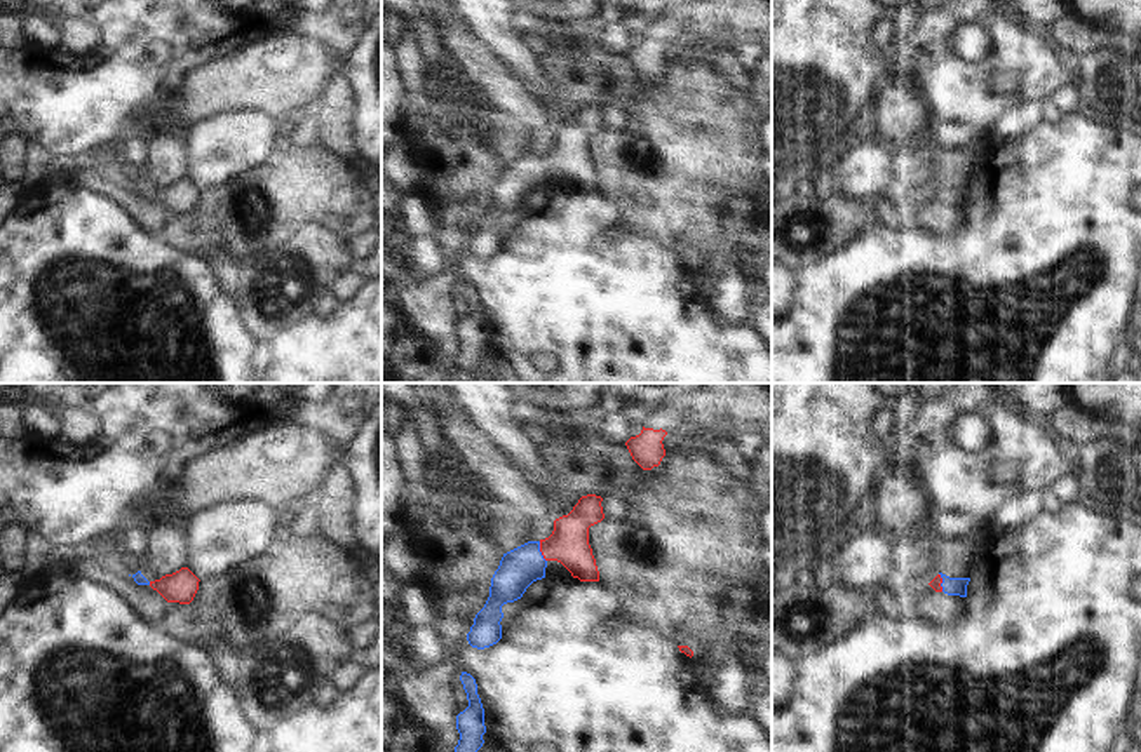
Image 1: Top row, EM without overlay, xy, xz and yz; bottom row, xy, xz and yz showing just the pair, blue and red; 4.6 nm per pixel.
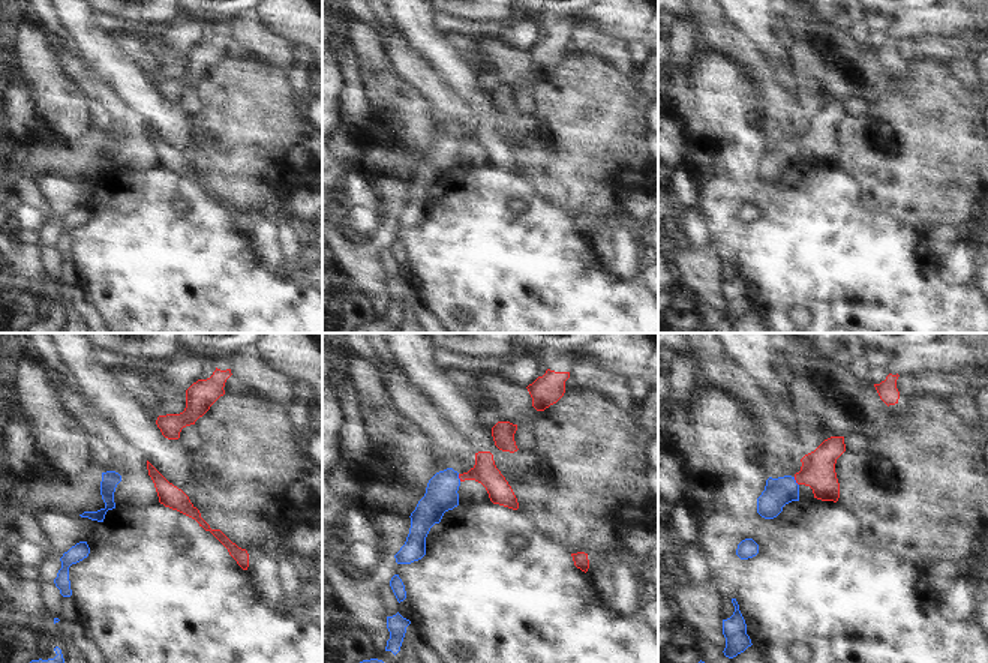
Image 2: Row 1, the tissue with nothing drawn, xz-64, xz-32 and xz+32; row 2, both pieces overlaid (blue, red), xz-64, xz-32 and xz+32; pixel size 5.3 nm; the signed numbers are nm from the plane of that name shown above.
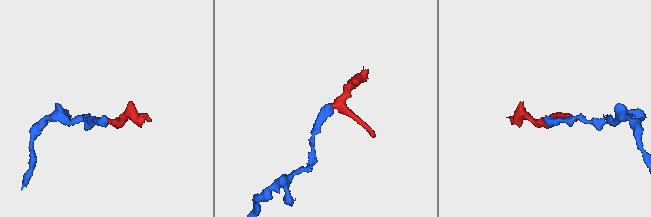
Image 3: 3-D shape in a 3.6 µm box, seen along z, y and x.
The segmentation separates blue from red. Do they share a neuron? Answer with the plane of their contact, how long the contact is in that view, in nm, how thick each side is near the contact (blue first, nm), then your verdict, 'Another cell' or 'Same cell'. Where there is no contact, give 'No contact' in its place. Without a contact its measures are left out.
Touches blue in xz. Shared border 100 nm. Thickness 180 nm (blue) against 190 nm. Same cell.

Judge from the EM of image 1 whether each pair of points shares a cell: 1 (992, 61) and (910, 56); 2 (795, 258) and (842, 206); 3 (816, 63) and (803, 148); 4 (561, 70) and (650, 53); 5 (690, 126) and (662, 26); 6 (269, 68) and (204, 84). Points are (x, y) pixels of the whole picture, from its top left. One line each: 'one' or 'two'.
1: one
2: one
3: one
4: two
5: two
6: one

